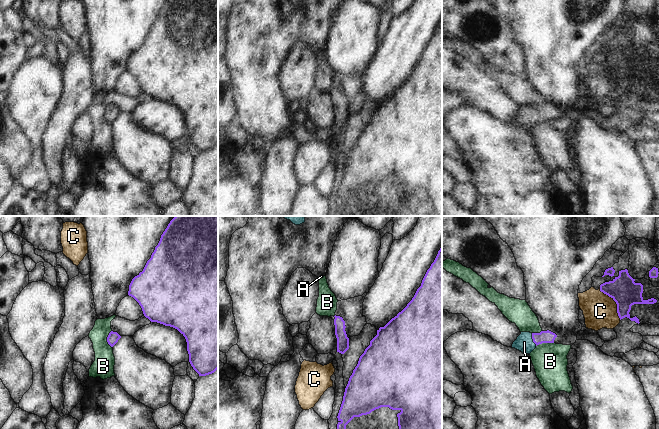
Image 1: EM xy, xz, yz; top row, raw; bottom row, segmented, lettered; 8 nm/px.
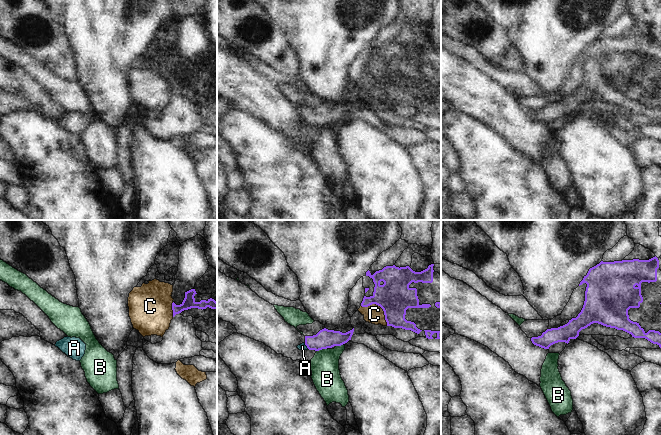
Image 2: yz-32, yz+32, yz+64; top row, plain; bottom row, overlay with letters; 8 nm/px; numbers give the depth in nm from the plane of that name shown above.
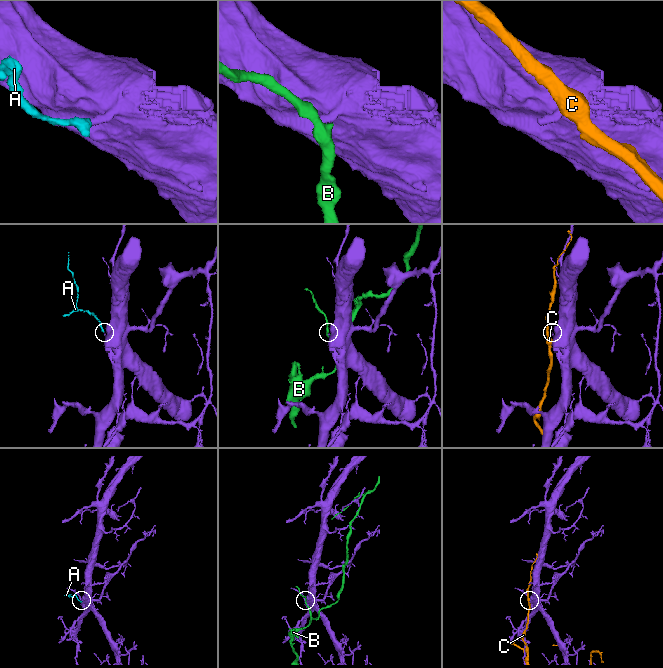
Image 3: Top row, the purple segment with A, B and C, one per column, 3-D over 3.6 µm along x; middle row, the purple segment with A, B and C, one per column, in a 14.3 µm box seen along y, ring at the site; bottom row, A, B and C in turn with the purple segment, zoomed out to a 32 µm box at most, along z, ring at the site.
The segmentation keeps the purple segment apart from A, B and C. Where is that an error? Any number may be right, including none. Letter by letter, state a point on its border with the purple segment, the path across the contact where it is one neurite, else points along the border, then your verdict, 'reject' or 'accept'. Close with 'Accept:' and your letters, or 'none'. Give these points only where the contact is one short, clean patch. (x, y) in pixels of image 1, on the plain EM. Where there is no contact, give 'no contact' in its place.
A: contact yz (532, 114); way yz (547, 112), (532, 114), (524, 118); accept
B: contact yz (544, 118); border yz (553, 118), (542, 118), (536, 122); reject
C: contact yz (615, 77); border yz (599, 63), (601, 67), (615, 78), (616, 88), (620, 95); reject
Accept: A

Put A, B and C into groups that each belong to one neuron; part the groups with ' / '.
A / B / C

